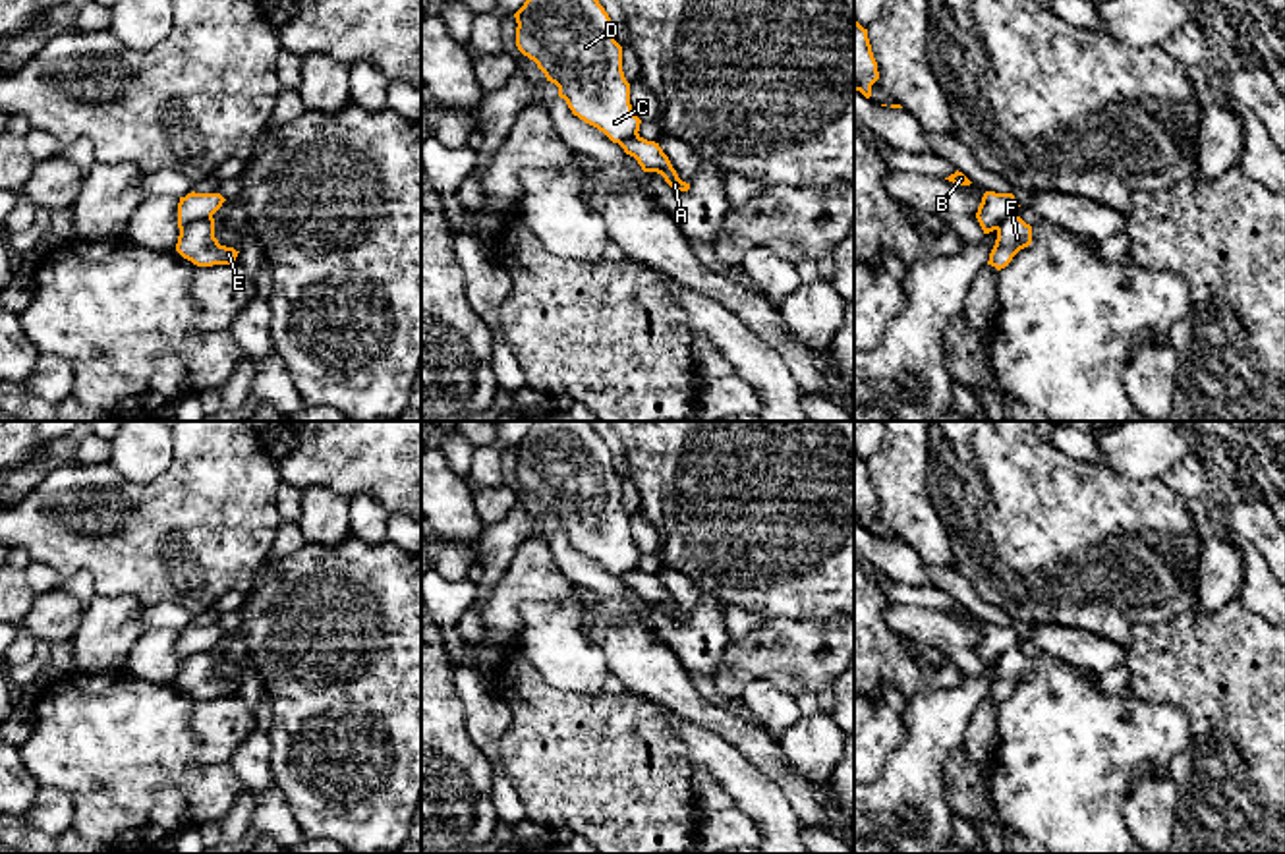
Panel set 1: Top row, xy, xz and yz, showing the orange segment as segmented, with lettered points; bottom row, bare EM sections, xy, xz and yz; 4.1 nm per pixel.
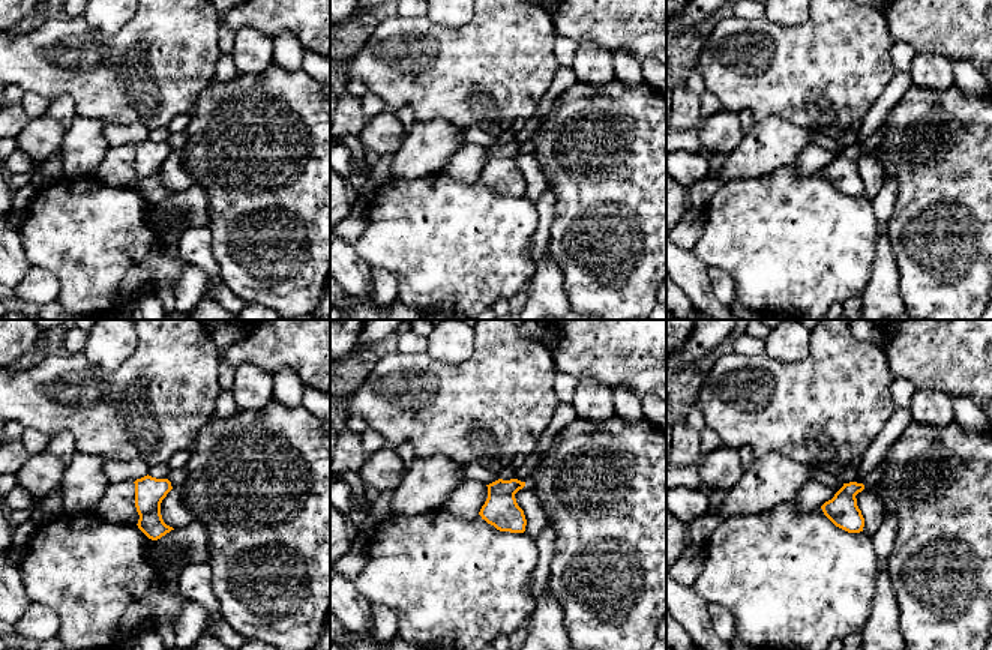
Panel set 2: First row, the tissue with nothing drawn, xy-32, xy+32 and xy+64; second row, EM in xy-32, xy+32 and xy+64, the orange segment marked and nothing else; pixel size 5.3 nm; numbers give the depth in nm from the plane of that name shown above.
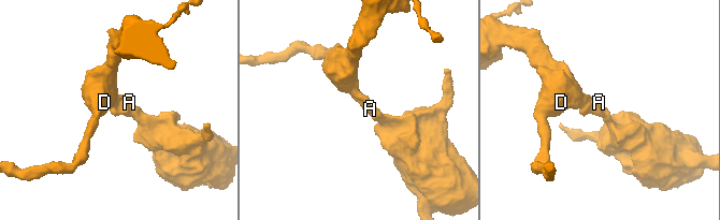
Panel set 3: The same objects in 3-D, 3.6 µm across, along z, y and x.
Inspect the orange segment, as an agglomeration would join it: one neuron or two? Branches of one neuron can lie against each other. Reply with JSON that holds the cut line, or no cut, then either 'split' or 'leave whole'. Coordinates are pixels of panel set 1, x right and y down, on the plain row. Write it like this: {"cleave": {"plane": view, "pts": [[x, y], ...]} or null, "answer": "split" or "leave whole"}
{"cleave": {"plane": "xy", "pts": [[211, 648], [192, 654], [180, 665]]}, "answer": "split"}

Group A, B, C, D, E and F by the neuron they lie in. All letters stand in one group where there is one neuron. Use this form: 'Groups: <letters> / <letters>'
Groups: A E F / B C D

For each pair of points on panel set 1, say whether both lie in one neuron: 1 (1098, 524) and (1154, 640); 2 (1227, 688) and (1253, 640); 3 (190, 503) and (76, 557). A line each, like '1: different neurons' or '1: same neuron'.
1: different neurons
2: same neuron
3: same neuron

